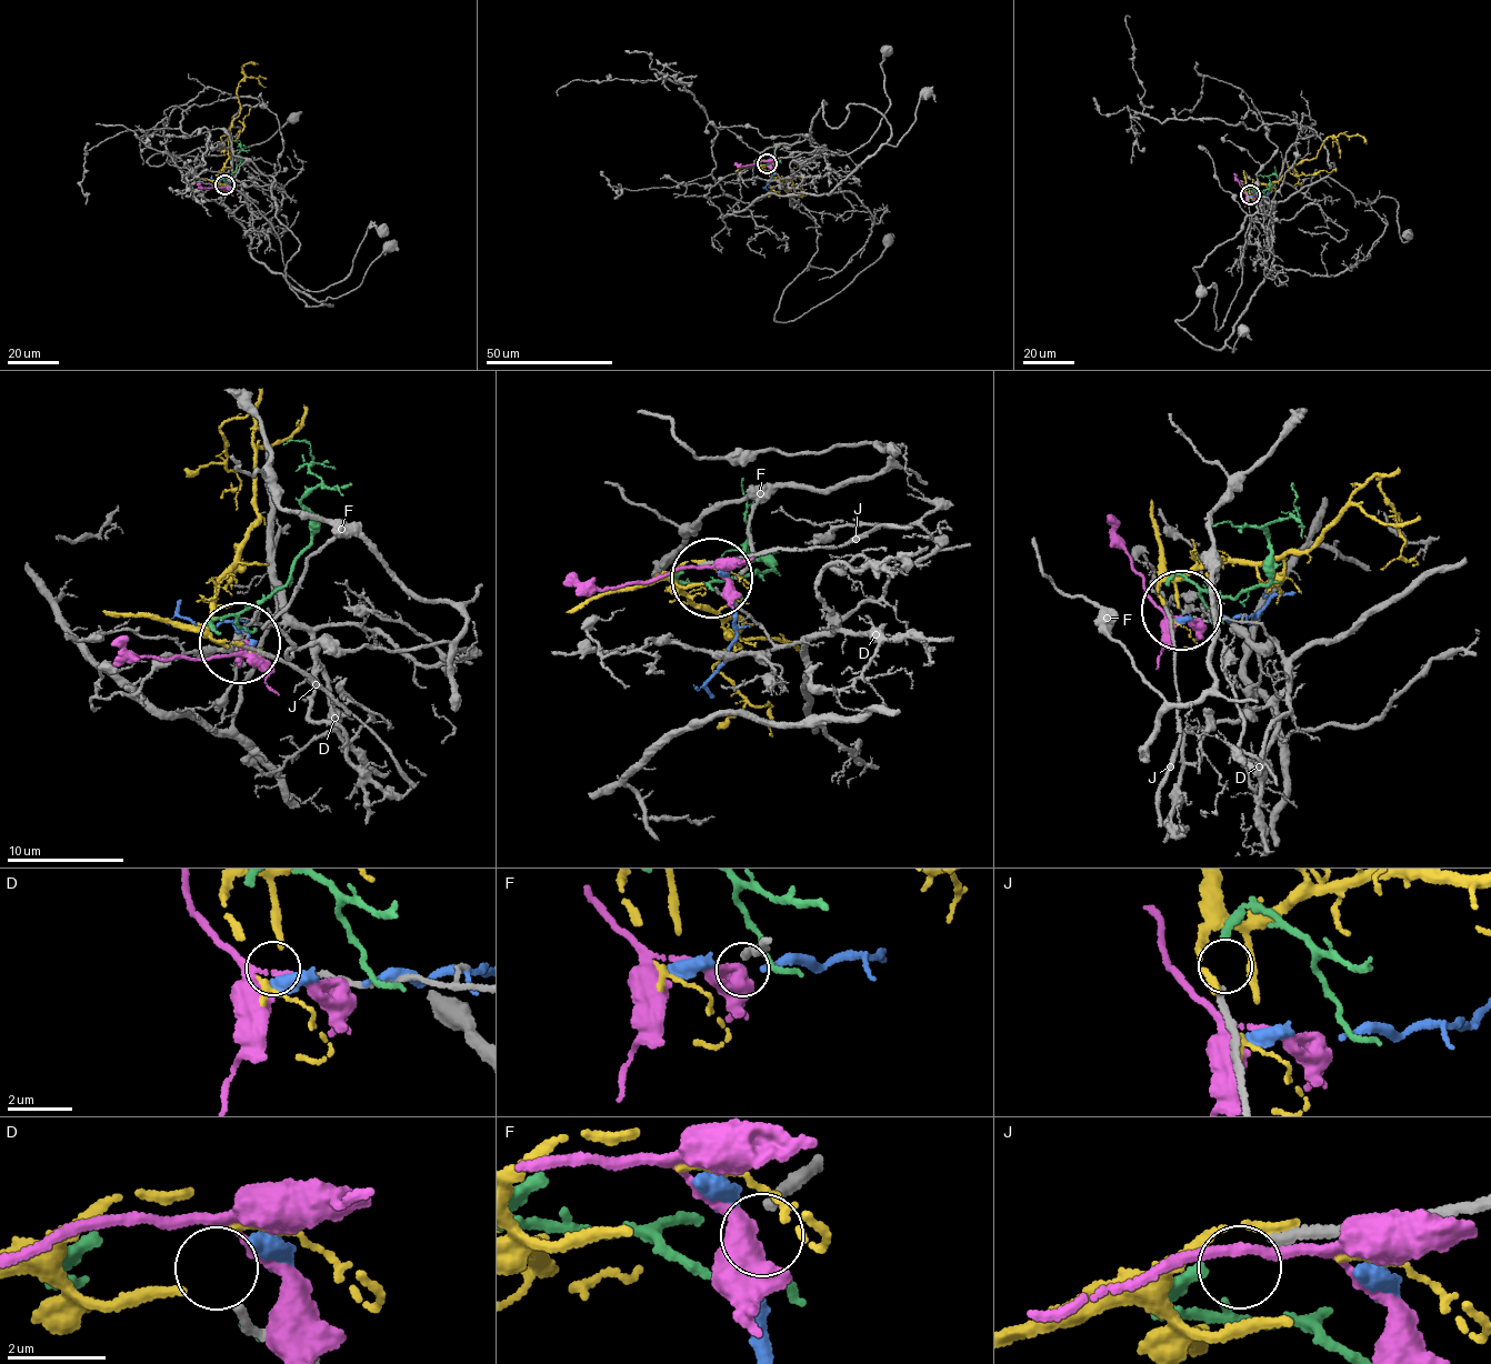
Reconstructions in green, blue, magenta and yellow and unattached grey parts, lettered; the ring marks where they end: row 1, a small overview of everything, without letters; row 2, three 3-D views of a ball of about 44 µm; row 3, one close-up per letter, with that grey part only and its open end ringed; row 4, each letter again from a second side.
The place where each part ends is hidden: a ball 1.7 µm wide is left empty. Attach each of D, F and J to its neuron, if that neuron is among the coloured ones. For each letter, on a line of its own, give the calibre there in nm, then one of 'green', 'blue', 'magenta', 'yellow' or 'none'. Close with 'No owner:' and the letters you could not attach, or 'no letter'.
D: 160 nm | none
F: 200 nm | magenta
J: 200 nm | green
No owner: D

